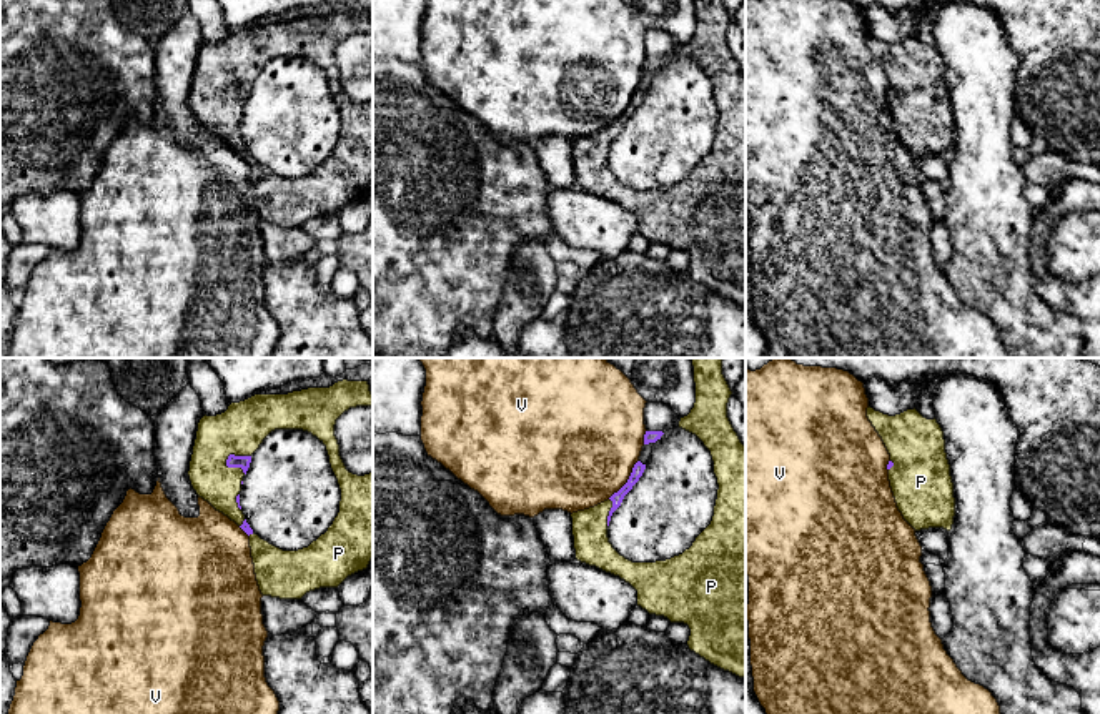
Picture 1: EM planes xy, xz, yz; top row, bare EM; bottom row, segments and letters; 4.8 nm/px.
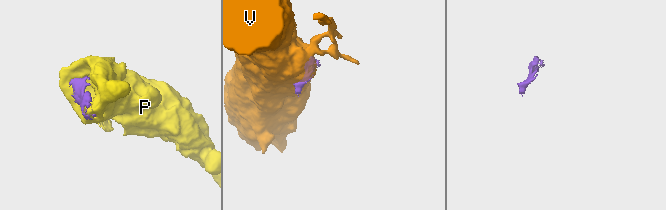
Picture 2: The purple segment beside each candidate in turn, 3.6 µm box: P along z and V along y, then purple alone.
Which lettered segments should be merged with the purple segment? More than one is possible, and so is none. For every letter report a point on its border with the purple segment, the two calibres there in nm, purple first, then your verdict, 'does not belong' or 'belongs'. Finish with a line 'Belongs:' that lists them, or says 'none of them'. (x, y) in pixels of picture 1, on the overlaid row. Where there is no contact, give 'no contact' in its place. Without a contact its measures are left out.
P: contact xy (233, 455); calibres 60 and 240 nm; belongs
V: contact xz (628, 480); calibres 60 and 500 nm; does not belong
Belongs: P

